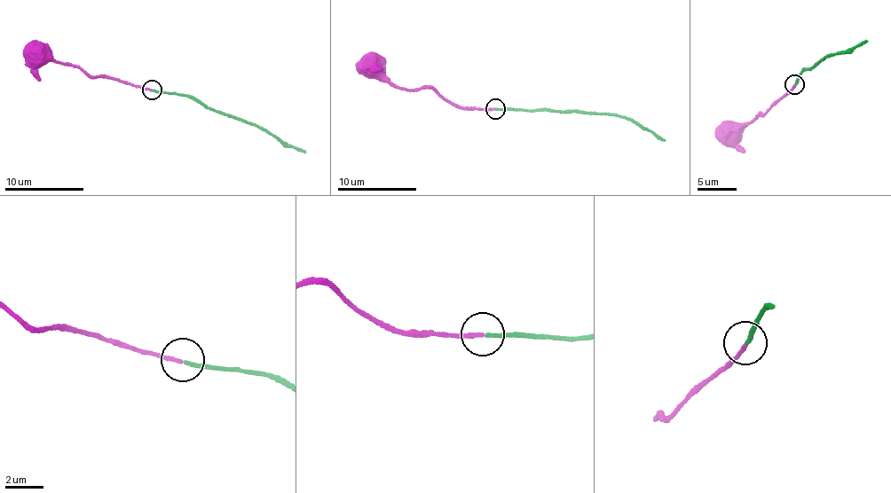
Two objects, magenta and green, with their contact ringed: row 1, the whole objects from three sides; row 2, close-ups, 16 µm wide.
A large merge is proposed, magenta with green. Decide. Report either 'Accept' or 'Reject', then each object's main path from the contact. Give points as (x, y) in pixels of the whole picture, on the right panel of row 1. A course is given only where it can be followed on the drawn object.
Accept. Course of magenta: (795, 84), (784, 97), (760, 113), (755, 121), (743, 125), (730, 136), (728, 133). Course of green: (795, 84), (804, 68), (811, 68), (827, 54), (840, 51), (866, 40)

